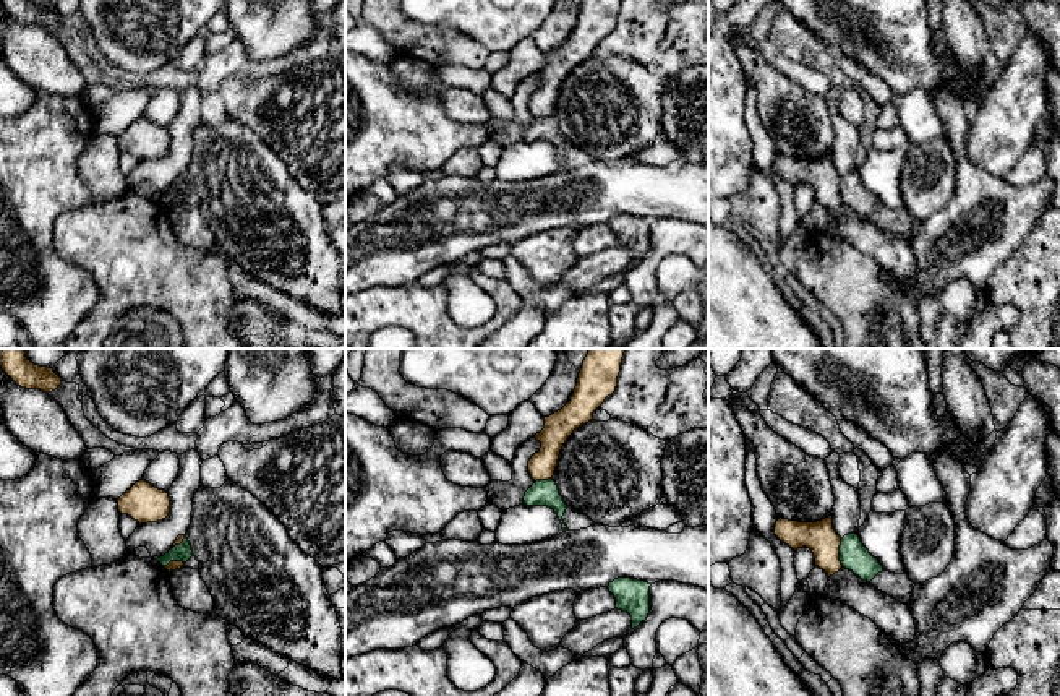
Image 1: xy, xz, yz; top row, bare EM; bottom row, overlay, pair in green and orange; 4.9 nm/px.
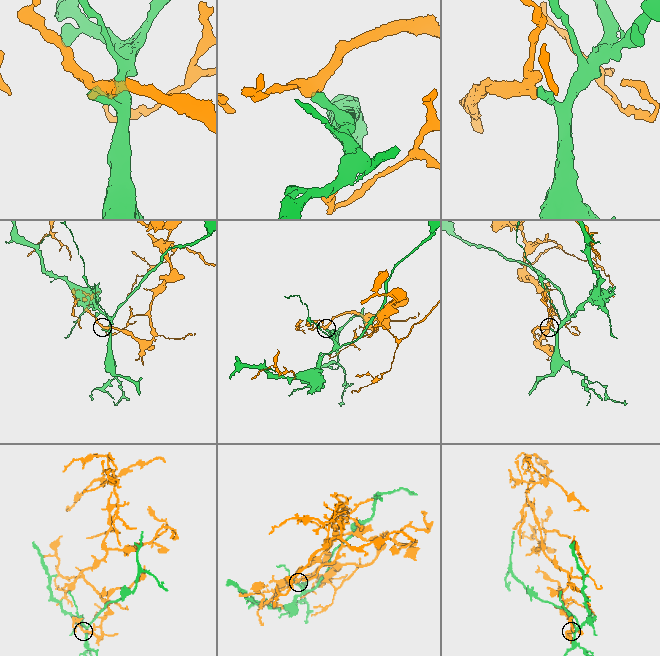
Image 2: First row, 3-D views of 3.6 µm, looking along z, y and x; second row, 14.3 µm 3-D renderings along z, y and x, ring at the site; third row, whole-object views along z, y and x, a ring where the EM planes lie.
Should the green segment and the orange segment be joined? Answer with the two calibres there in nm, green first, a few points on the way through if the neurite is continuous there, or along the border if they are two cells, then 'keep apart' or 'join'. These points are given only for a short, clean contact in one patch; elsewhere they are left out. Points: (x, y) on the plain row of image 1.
140/160 nm | keep apart

